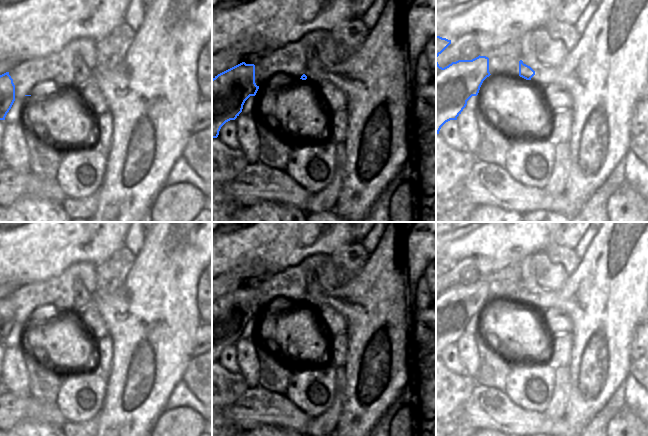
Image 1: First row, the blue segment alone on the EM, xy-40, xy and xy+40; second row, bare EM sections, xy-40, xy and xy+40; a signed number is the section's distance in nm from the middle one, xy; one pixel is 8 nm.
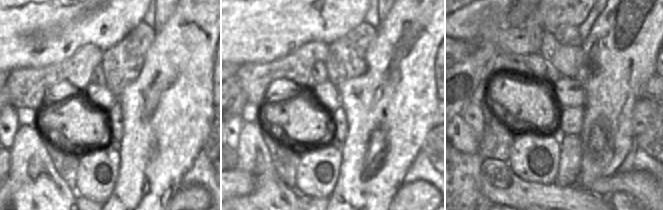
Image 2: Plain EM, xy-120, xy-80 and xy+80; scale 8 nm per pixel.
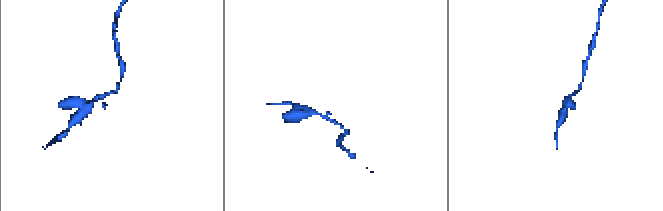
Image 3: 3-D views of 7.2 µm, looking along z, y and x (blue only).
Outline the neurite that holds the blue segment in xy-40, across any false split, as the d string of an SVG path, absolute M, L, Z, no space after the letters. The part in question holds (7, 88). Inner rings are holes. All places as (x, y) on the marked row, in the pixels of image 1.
M6 72L0 75L0 120L5 120L5 117L11 109L14 101L15 85L9 72Z

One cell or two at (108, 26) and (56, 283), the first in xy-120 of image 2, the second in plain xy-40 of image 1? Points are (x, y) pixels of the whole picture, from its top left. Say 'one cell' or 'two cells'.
two cells

